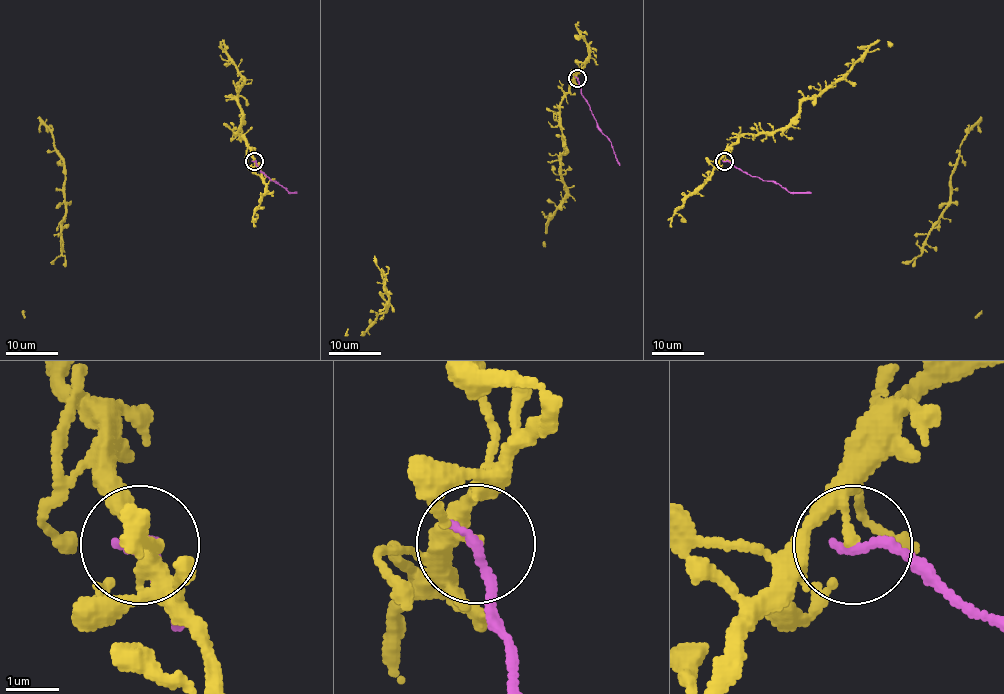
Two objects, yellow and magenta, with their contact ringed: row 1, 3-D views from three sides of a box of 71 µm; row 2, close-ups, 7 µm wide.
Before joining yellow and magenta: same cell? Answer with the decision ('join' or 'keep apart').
keep apart

